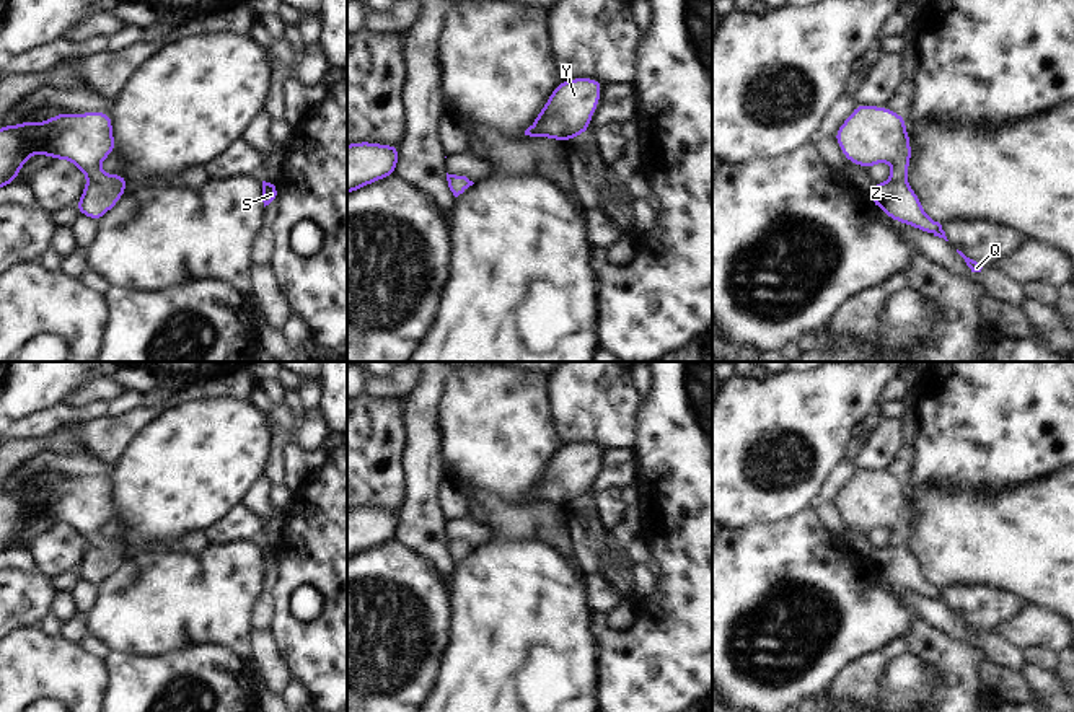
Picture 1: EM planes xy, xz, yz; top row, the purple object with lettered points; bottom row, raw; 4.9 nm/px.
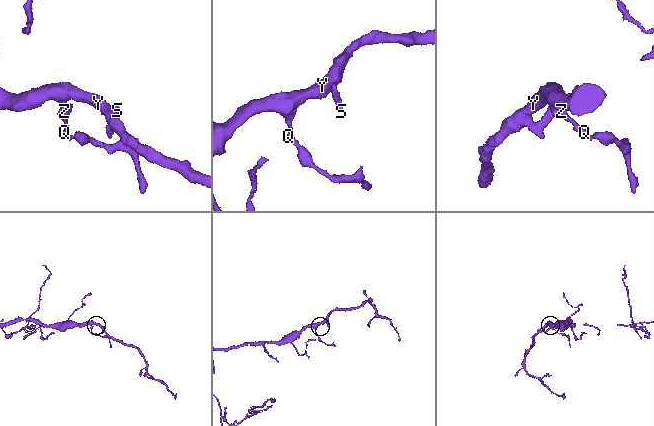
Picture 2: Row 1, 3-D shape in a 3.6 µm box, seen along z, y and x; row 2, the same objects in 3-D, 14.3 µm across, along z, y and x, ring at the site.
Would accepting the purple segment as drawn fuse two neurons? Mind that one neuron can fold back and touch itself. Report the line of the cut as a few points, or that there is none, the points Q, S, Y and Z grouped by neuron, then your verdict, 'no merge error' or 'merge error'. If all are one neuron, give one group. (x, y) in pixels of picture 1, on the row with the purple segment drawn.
no cut; Q S Y Z; no merge error

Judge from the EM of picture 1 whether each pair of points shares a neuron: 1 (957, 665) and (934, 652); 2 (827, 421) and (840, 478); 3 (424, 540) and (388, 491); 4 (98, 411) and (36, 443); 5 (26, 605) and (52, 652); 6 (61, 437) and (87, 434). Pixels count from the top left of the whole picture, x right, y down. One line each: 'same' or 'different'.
1: same
2: different
3: different
4: different
5: different
6: different

